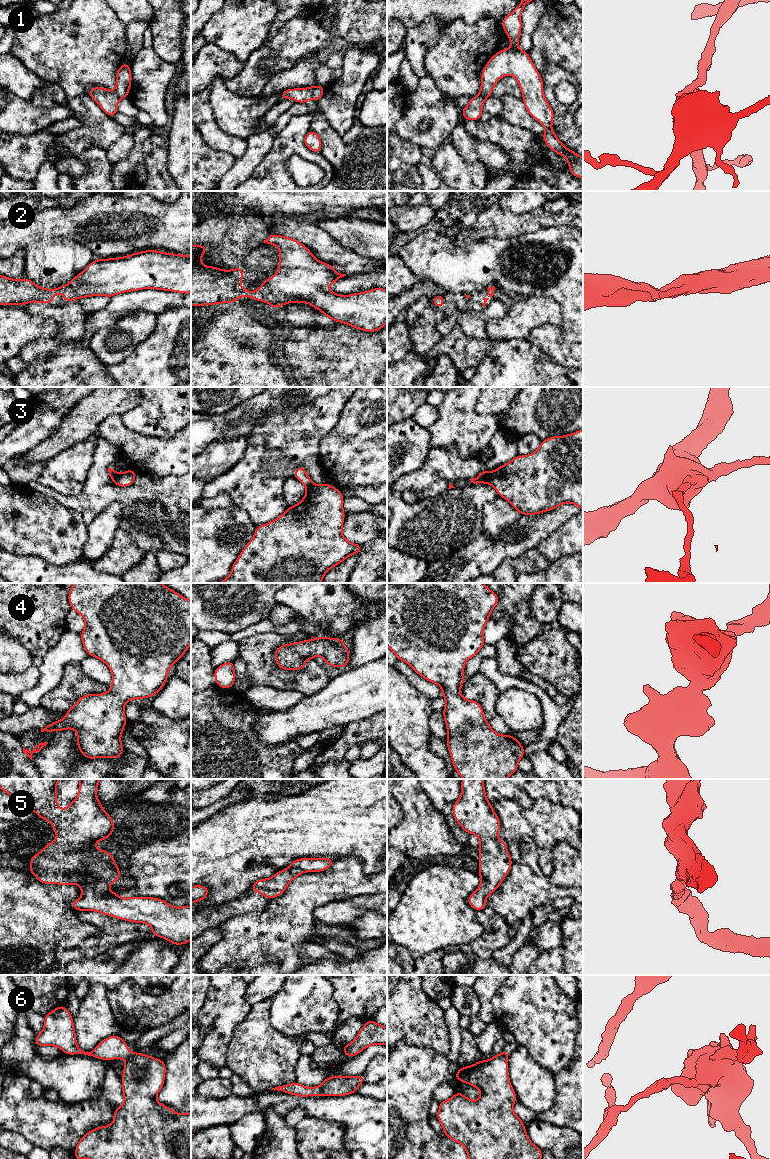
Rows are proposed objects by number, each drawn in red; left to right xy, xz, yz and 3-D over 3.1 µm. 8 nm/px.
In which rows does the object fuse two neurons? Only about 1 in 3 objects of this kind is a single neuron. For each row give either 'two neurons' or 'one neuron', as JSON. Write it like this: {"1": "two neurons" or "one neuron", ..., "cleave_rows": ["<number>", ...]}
{"1": "two neurons", "2": "one neuron", "3": "two neurons", "4": "one neuron", "5": "one neuron", "6": "two neurons", "cleave_rows": ["1", "3", "6"]}

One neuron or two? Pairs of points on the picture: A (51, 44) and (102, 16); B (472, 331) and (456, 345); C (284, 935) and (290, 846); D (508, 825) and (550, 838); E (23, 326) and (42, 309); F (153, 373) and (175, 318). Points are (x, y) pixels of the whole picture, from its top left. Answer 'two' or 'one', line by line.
A: one
B: two
C: two
D: one
E: two
F: one

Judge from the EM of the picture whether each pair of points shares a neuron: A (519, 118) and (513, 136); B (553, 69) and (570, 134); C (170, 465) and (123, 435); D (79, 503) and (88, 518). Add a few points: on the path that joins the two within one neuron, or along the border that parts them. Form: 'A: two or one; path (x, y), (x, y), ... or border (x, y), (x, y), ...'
A: two; border (498, 116), (514, 126), (522, 127), (538, 135)
B: one; path (550, 85), (550, 97), (564, 115), (564, 118)
C: one; path (159, 453), (156, 448), (135, 447)
D: one; path (83, 507), (88, 514)

